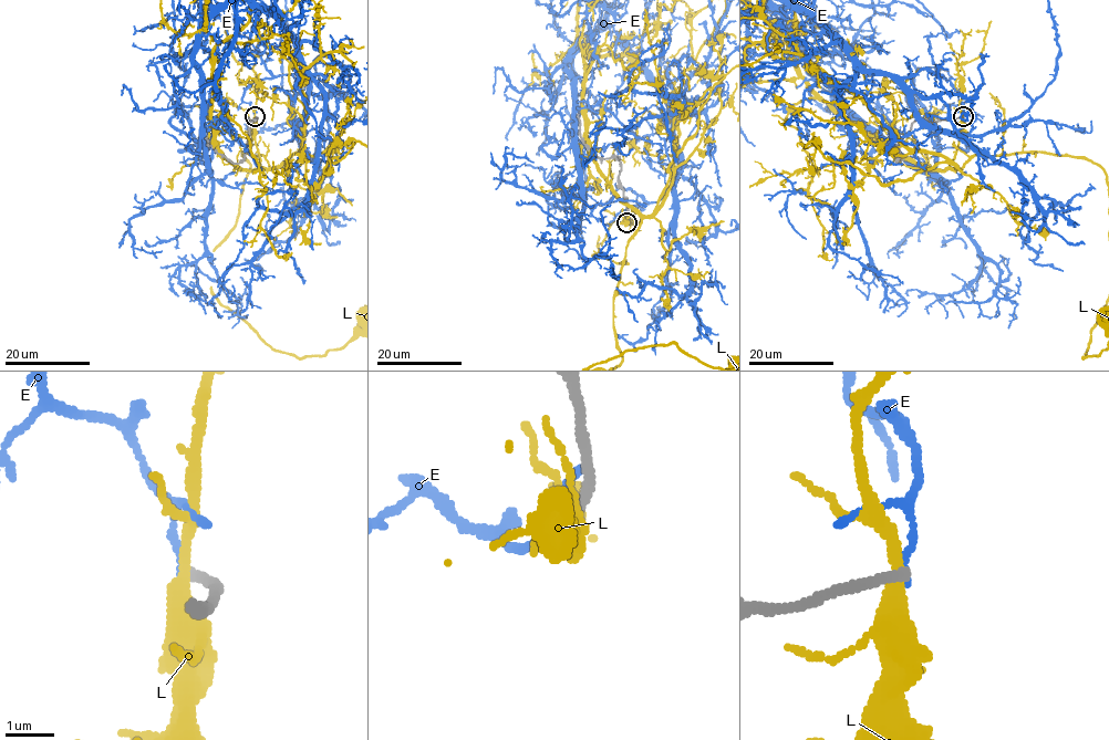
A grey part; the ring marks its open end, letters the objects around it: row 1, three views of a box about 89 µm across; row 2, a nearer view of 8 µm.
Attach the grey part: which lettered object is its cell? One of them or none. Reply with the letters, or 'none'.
none

